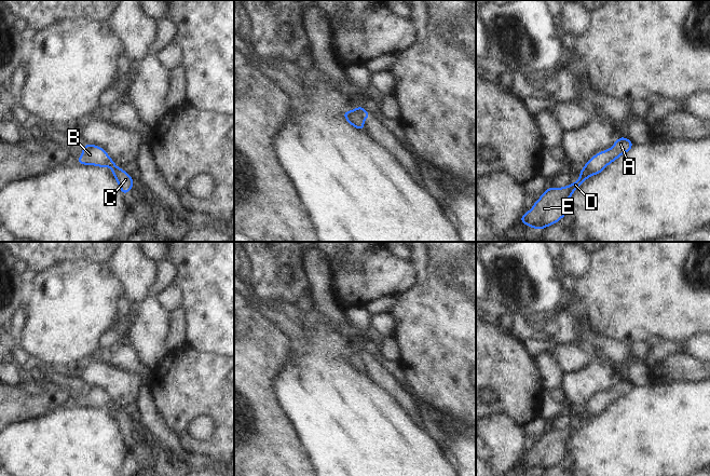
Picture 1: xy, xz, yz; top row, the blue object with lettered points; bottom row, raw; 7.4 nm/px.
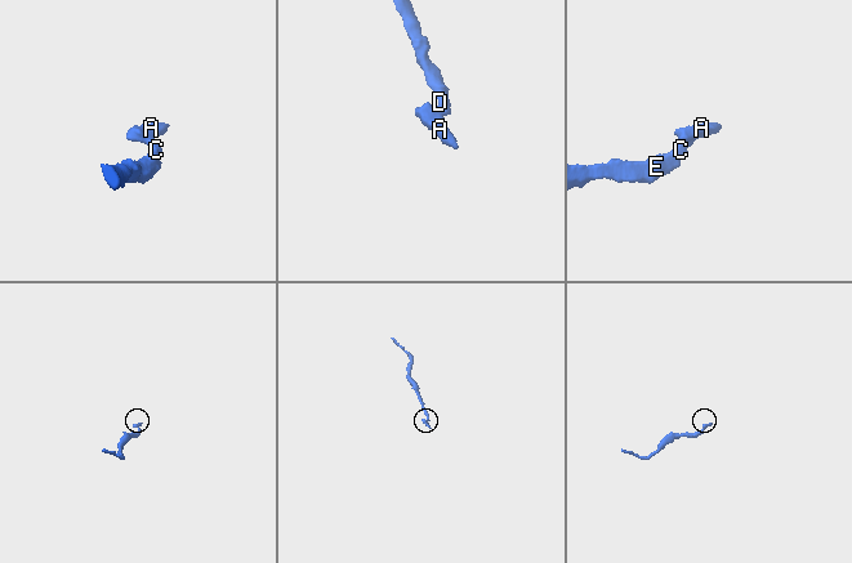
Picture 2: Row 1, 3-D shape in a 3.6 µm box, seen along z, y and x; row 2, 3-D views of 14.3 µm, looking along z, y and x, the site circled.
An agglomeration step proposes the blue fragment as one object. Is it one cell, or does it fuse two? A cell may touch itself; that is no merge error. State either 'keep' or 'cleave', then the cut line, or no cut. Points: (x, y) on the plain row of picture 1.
cleave | yz (584, 408), (592, 416)

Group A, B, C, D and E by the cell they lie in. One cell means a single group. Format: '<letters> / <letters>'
A B / C D E

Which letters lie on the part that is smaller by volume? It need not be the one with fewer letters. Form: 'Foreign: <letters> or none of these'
Foreign: A, B

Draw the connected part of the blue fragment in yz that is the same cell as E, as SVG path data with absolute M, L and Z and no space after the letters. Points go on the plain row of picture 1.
M583 409L579 412L577 423L560 430L548 429L530 452L523 454L519 461L520 465L535 472L543 472L549 467L558 465L558 463L566 458L566 445L573 437L574 433L579 430L584 423L590 420L592 416Z

